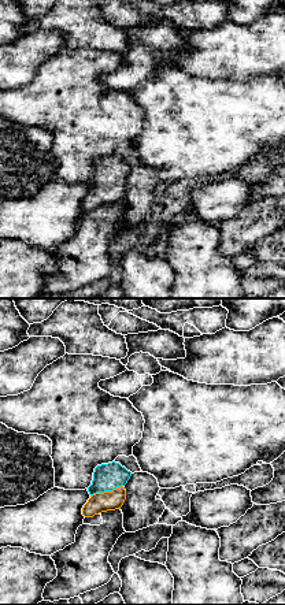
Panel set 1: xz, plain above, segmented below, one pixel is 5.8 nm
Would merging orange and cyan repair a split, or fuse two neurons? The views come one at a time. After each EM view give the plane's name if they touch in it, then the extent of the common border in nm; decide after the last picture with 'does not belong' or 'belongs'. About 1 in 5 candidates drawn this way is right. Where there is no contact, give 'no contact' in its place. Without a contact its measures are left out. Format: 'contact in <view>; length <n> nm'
contact in xz; length 200 nm

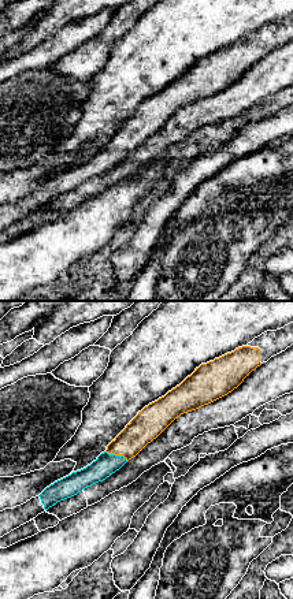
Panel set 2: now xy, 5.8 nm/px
contact in xy; length 150 nm

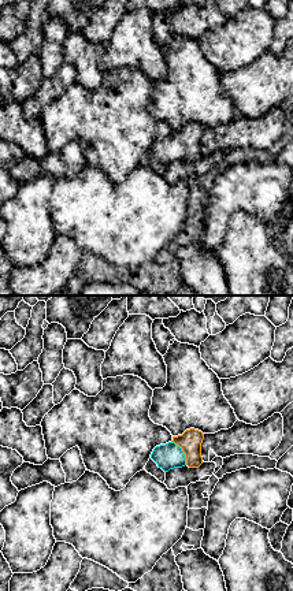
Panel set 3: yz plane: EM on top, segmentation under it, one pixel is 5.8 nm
contact in yz; length 170 nm

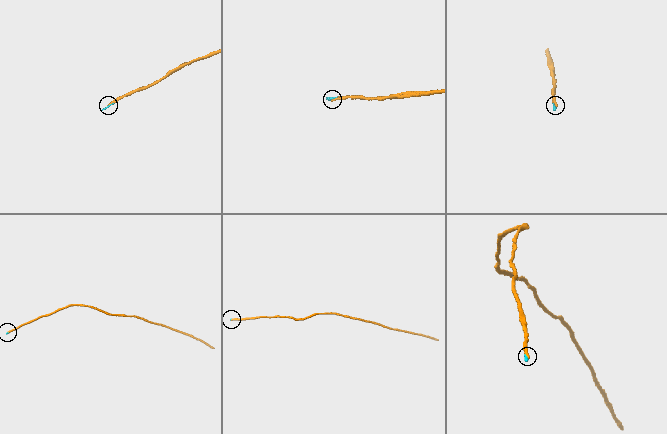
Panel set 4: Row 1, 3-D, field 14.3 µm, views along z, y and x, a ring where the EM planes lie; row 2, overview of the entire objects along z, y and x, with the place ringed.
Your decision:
belongs

